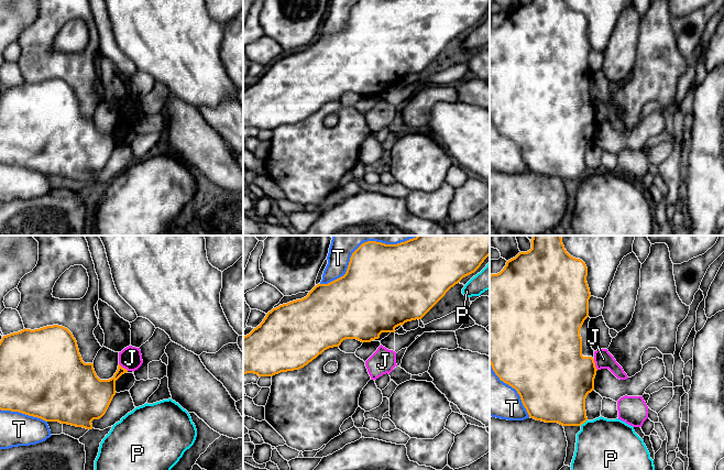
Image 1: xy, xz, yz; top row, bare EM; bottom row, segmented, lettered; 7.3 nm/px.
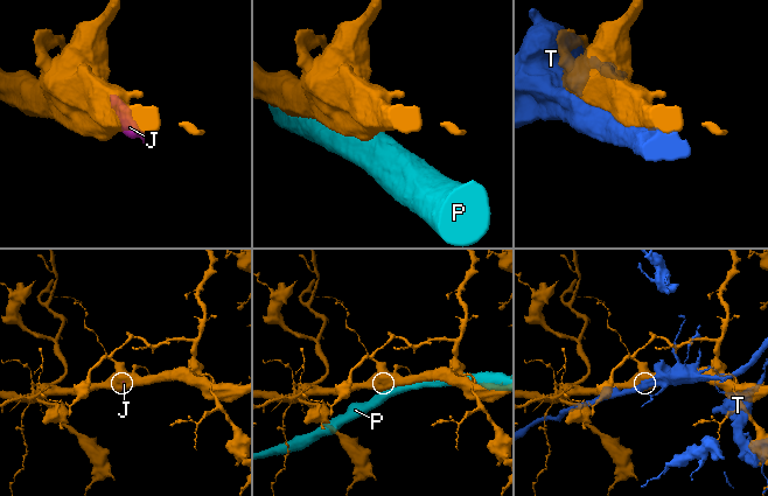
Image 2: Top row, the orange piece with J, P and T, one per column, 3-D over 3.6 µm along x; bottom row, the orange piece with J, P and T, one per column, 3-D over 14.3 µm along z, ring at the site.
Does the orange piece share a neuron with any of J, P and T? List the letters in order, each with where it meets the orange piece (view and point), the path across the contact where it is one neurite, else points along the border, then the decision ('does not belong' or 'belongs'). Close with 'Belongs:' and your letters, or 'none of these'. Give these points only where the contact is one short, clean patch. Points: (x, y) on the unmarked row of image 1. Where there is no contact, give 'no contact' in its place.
J: yz (594, 118) | along yz (593, 112), (594, 119), (598, 122) | does not belong
P: yz (583, 176) | does not belong
T: yz (513, 141) | does not belong
Belongs: none of these

